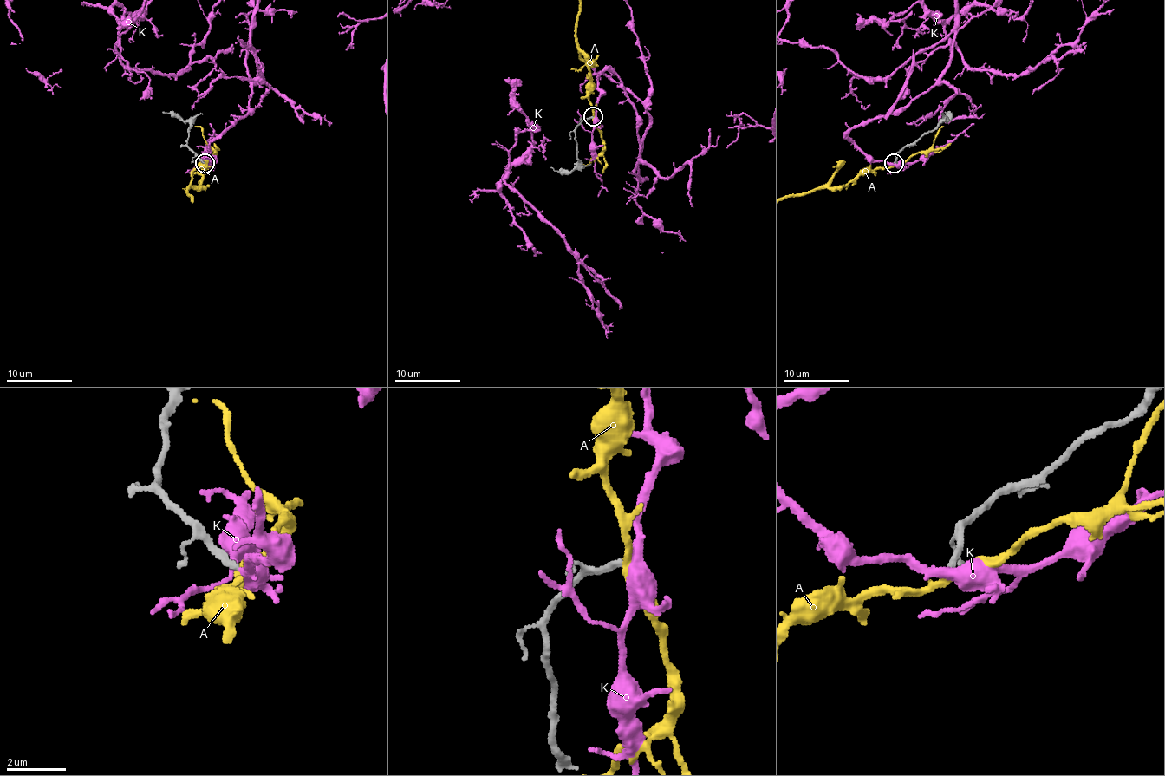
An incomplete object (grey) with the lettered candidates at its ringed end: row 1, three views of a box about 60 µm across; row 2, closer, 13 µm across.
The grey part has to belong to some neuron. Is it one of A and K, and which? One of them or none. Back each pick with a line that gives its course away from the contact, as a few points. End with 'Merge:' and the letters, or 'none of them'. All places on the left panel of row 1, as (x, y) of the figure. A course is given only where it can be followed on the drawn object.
Merge: K

